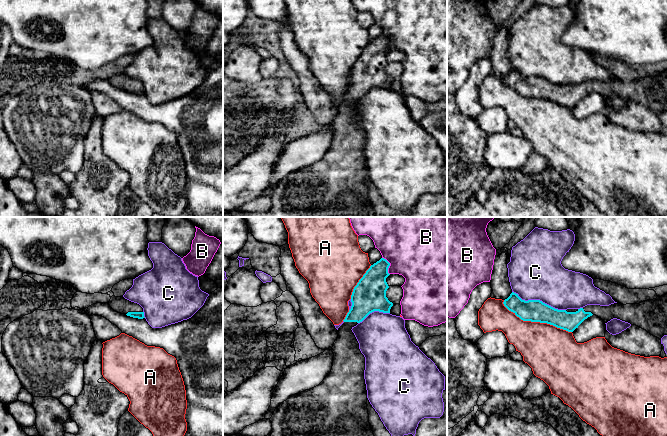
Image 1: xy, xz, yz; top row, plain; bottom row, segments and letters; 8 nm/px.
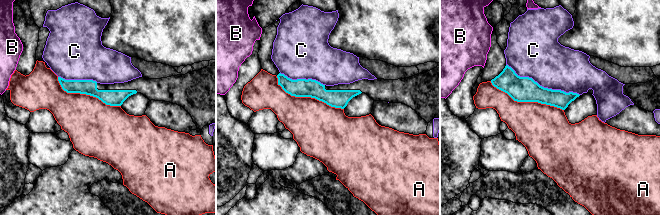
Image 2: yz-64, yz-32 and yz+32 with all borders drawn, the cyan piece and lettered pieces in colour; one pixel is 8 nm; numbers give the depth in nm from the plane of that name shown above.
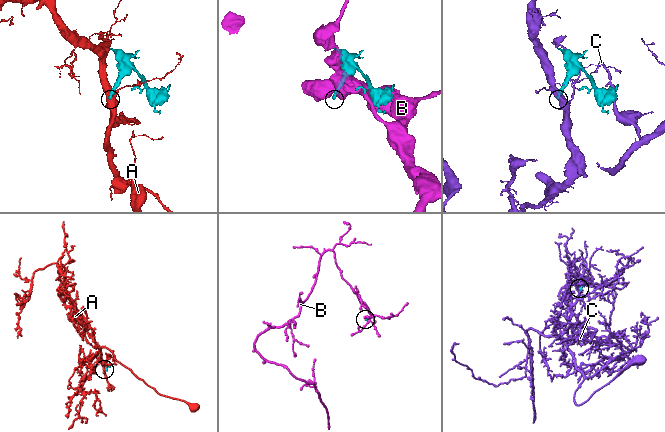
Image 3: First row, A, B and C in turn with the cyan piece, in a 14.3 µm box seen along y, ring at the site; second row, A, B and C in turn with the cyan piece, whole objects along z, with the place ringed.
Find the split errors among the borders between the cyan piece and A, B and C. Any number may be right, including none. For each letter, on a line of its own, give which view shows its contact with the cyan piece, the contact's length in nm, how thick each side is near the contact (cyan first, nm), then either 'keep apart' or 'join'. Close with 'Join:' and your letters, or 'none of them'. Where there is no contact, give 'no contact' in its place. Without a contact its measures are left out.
A: yz | 600 nm | 180/380 nm | keep apart
B: xz | 160 nm | 240/480 nm | keep apart
C: yz | 460 nm | 180/440 nm | keep apart
Join: none of them

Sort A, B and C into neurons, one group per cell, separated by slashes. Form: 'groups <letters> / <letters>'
groups A / B / C

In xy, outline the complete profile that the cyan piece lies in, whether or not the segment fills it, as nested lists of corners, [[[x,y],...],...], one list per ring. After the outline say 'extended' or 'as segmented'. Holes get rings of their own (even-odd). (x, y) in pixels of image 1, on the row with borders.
[[[112,296],[109,305],[118,313],[126,314],[127,316],[138,319],[145,318],[143,308],[139,304],[131,302],[124,297]]]; extended

